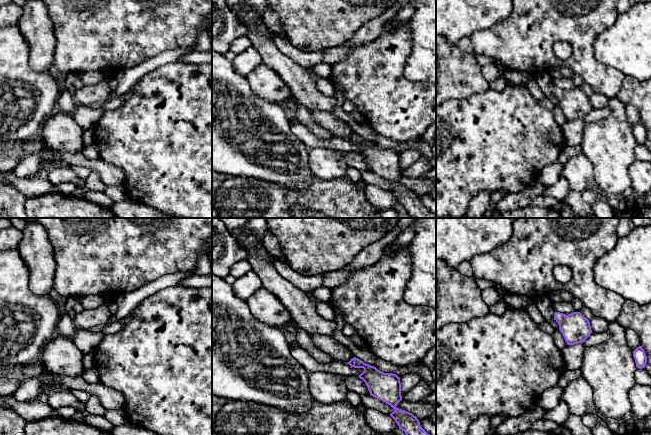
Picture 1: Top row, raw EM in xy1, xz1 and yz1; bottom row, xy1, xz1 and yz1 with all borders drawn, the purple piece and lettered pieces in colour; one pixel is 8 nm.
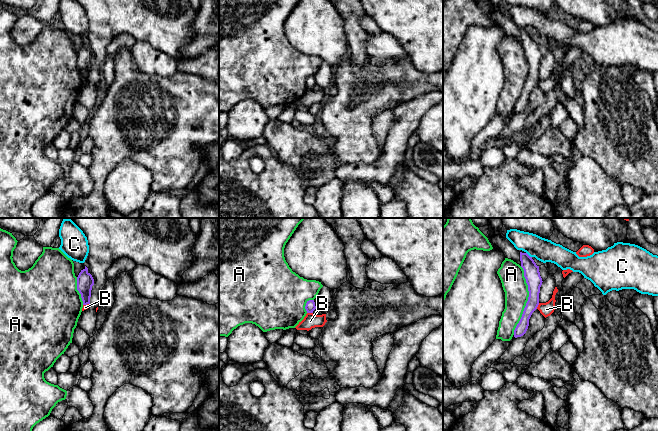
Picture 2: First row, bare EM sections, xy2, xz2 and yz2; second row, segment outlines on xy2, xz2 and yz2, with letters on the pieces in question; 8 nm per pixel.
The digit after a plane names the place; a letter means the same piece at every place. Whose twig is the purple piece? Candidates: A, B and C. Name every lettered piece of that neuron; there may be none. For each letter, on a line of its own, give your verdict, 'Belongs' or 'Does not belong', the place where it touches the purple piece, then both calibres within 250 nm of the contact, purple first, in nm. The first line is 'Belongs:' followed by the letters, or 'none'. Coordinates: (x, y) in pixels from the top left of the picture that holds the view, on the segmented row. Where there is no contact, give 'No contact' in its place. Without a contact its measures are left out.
Belongs: none
A: Does not belong. Touches purple at yz2 (528, 300). Thickness 130 nm (purple) against 200 nm
B: Does not belong. Touches purple at xz2 (310, 312). Thickness 80 nm (purple) against 120 nm
C: Does not belong. Touches purple at yz2 (528, 255). Thickness 130 nm (purple) against 190 nm

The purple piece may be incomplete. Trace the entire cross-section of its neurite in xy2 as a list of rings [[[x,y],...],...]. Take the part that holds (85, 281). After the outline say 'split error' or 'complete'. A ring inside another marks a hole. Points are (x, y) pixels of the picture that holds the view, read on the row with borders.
[[[85,266],[77,277],[77,290],[81,294],[83,305],[90,304],[91,290],[94,285],[94,279]]] | complete

